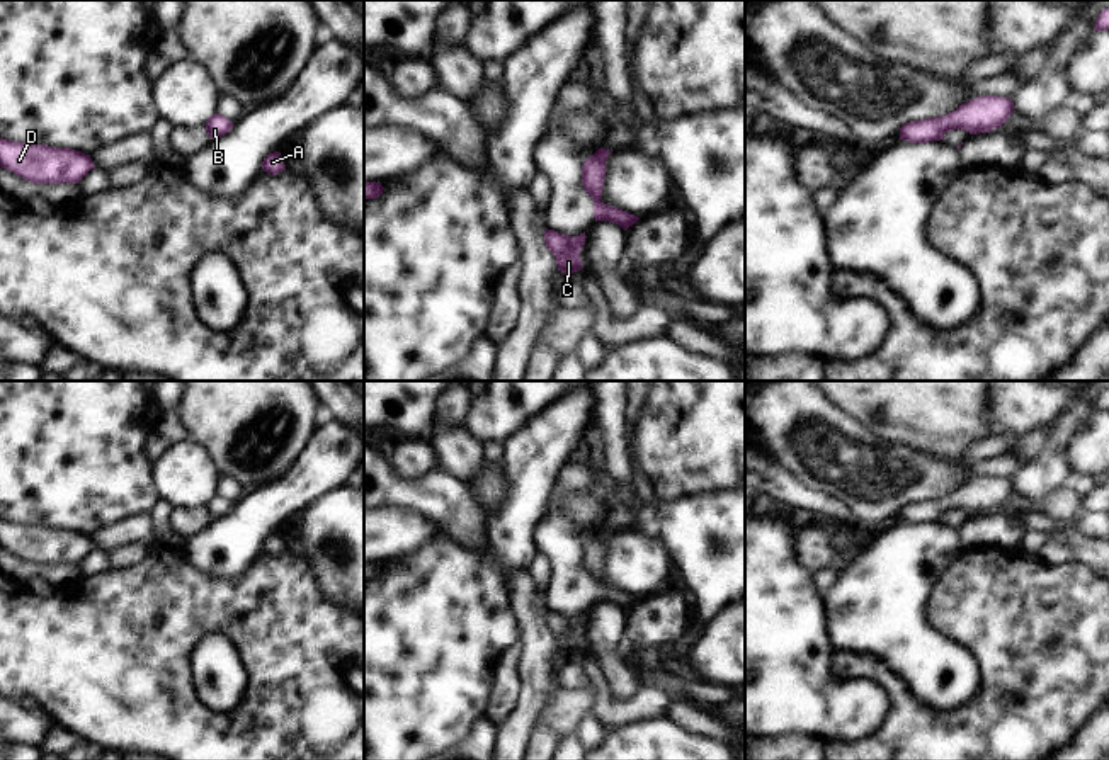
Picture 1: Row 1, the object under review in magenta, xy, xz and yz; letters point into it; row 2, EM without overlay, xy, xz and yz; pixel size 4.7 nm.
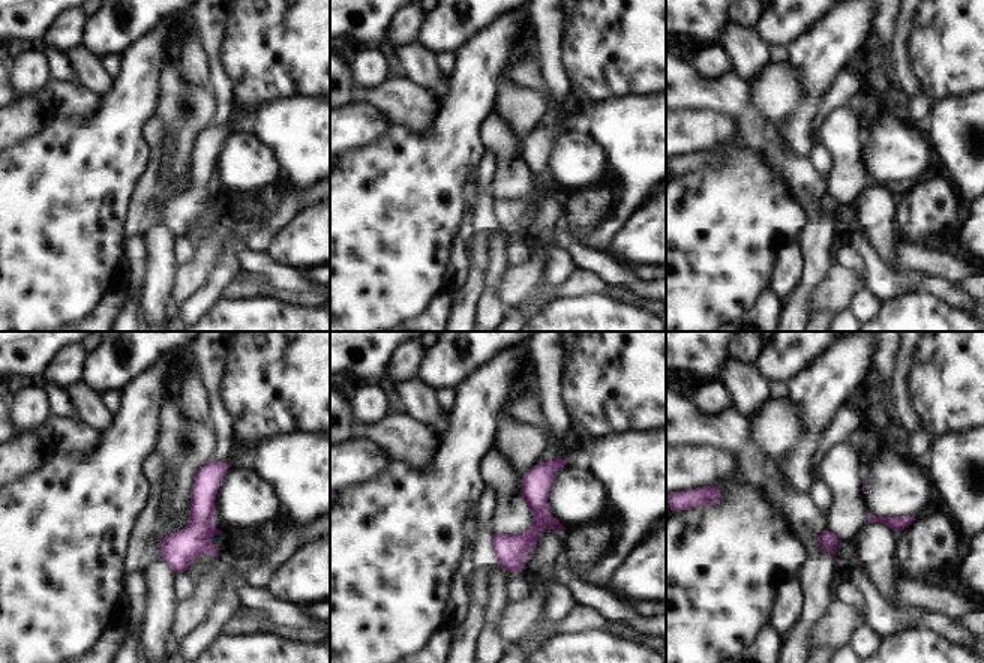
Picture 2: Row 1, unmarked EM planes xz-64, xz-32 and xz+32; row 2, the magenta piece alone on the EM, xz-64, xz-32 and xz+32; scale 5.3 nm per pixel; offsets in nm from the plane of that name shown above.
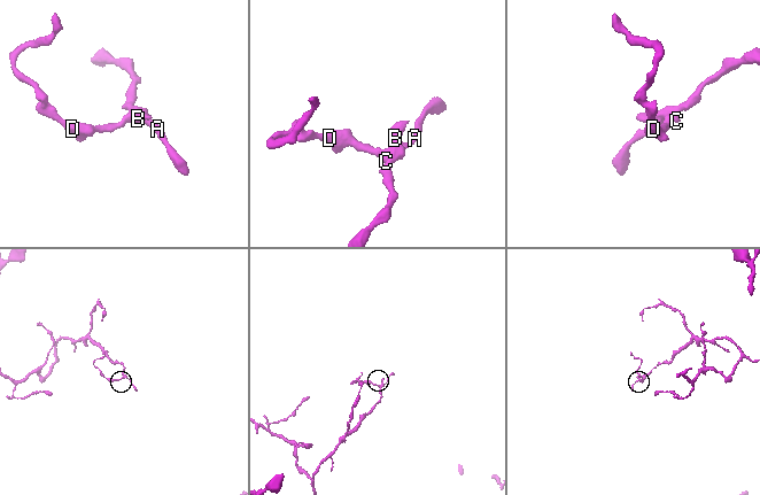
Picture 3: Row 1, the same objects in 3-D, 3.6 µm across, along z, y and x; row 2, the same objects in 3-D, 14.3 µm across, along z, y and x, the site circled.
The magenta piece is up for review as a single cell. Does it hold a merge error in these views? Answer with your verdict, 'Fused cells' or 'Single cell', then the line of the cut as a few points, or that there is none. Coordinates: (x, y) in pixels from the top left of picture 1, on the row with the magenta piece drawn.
Fused cells. Split along xz (594, 198), (599, 201).

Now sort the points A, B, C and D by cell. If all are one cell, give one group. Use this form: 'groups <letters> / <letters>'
groups A / B C D

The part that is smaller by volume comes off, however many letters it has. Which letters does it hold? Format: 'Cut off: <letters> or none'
Cut off: A

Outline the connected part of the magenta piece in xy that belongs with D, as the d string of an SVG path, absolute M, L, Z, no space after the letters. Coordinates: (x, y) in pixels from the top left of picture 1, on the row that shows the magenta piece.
M3 138L0 167L34 184L78 184L95 168L90 155L82 151Z

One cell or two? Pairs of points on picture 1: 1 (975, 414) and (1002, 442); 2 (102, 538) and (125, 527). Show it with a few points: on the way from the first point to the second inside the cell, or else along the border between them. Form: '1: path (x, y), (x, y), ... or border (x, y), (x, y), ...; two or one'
1: border (990, 434), (978, 444); two
2: path (108, 538), (119, 533); one

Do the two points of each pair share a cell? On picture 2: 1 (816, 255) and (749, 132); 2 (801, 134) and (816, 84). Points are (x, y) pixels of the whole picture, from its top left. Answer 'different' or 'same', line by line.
1: same
2: same

